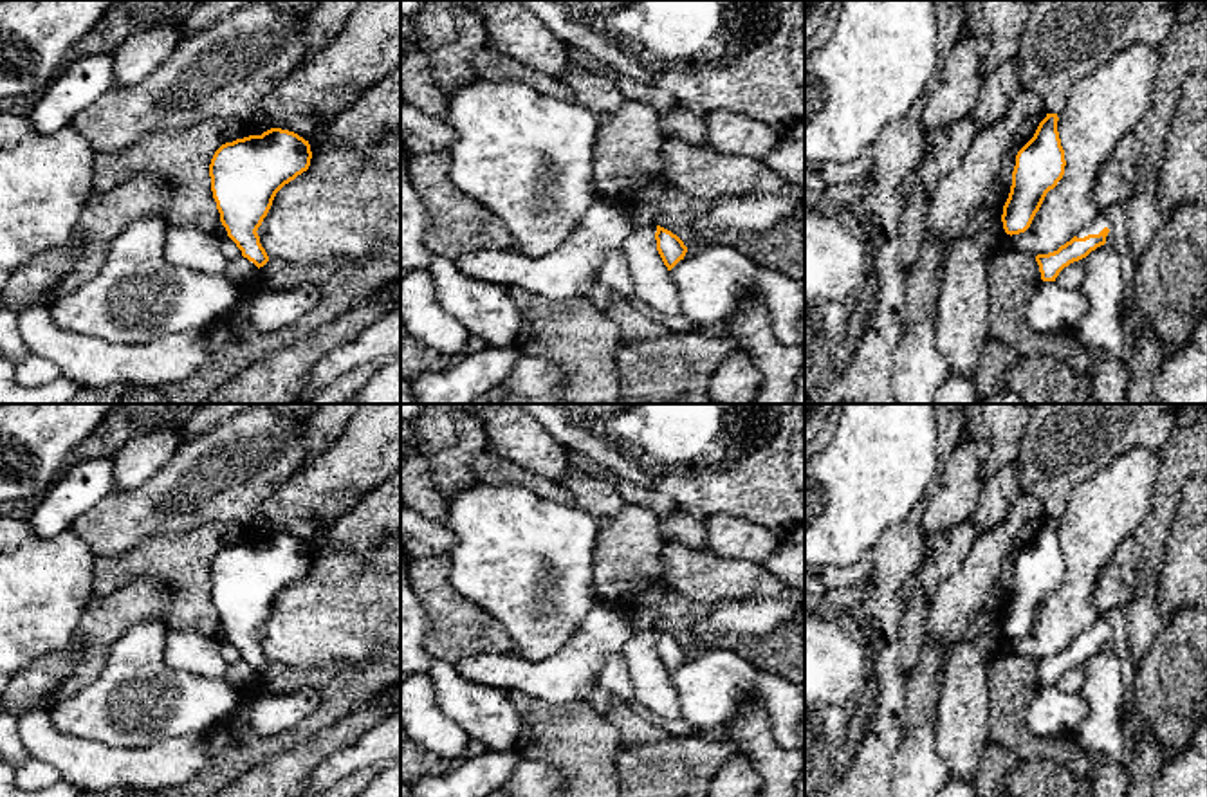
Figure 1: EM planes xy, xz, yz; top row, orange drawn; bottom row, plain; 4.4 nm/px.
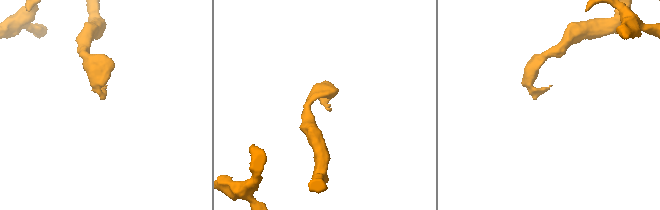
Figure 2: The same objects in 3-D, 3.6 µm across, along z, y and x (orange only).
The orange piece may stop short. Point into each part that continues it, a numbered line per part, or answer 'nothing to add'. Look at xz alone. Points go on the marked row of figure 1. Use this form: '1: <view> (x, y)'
nothing to add

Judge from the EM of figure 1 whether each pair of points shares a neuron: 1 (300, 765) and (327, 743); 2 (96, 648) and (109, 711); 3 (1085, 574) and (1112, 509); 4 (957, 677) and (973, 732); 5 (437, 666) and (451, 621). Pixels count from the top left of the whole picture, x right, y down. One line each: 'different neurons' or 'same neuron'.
1: same neuron
2: different neurons
3: same neuron
4: same neuron
5: different neurons

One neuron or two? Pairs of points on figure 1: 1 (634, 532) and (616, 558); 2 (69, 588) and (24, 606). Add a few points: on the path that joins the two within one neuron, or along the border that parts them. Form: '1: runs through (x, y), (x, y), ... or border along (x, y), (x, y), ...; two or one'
1: runs through (632, 538), (621, 552); one
2: runs through (58, 588), (42, 588), (35, 595); one

